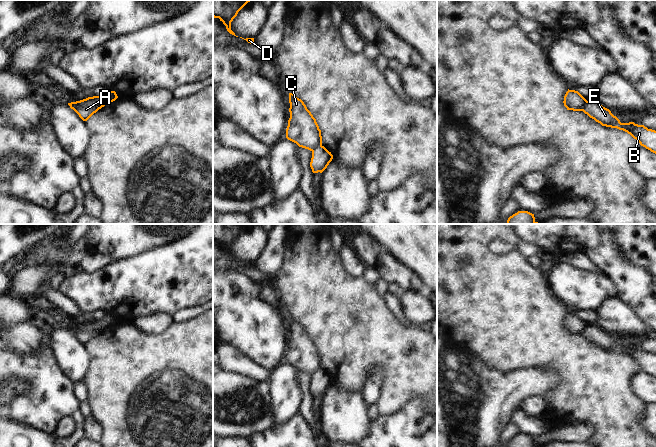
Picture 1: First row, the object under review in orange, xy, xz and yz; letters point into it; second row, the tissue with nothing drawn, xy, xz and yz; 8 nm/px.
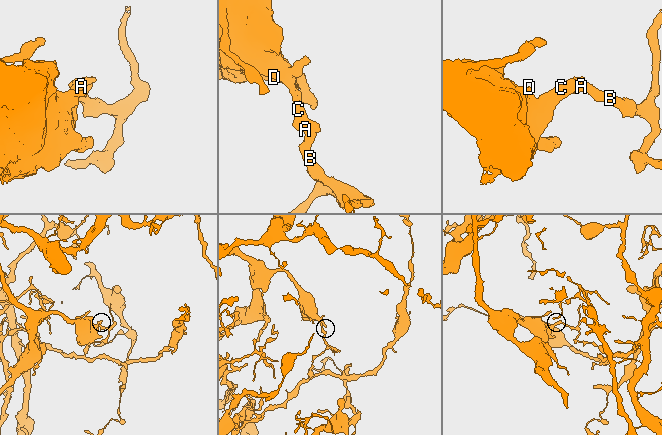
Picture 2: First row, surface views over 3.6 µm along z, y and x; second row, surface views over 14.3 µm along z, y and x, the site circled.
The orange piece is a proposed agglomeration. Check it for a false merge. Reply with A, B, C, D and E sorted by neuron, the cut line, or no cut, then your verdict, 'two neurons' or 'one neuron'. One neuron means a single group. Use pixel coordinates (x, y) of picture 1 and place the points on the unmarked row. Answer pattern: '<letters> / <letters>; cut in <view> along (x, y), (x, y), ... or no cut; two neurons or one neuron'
A C D / B E; cut in yz along (586, 324), (581, 334); two neurons

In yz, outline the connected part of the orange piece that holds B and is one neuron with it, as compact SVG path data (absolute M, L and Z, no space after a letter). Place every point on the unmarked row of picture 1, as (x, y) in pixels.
M586 325L582 334L602 350L617 352L630 358L641 370L656 378L656 355L634 346L621 347L611 335L595 325Z

